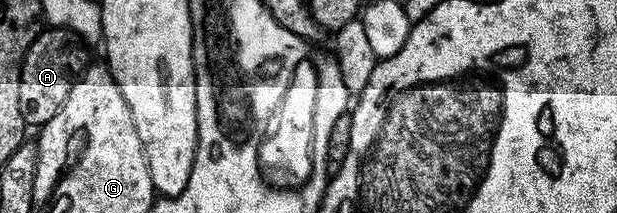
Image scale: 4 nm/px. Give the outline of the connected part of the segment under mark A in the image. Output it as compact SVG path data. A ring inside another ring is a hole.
M64 28L42 29L31 48L27 48L19 76L19 112L23 112L26 127L45 126L47 120L63 108L63 100L67 100L73 83L81 77L81 71L87 65L85 49L86 43L74 31Z

